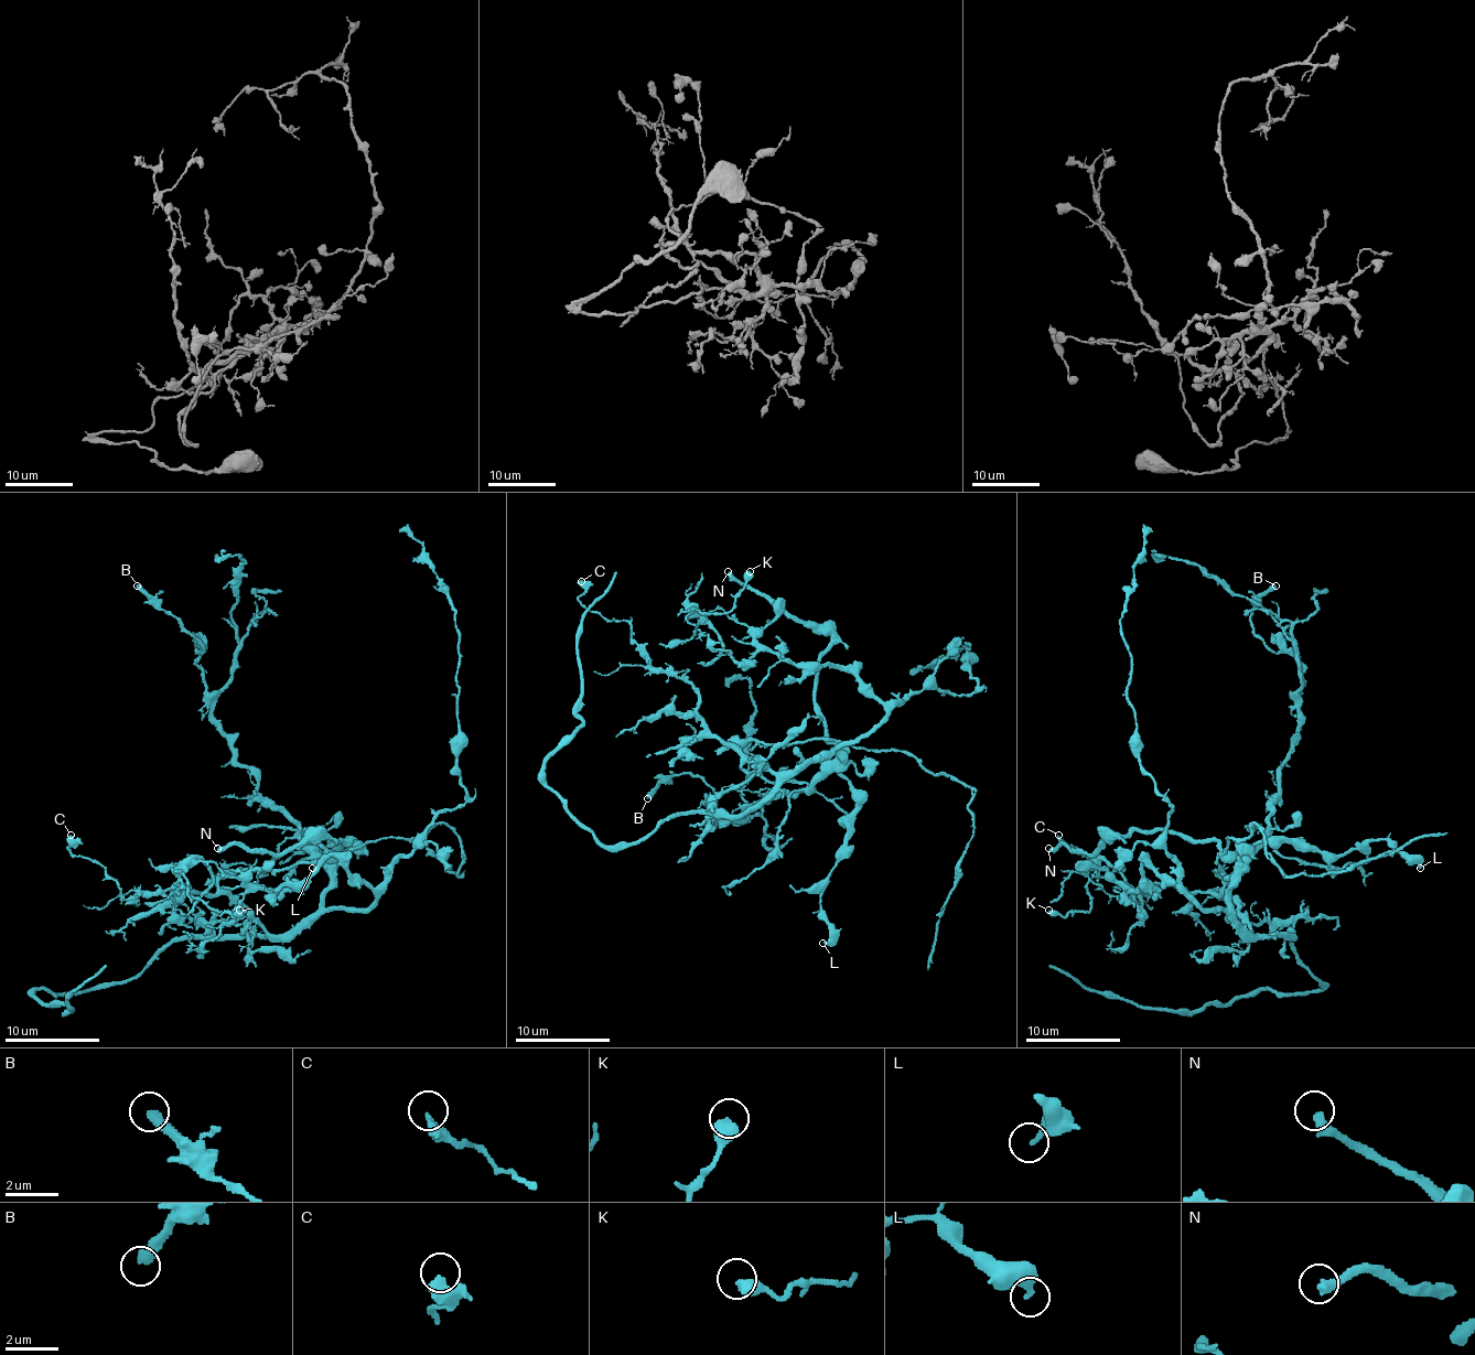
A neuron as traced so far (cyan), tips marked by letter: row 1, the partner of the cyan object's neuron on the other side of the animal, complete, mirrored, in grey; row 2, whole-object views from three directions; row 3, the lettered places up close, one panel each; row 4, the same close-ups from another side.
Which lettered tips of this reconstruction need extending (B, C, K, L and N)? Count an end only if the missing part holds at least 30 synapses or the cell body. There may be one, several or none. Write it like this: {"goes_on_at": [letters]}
{"goes_on_at": ["N"]}

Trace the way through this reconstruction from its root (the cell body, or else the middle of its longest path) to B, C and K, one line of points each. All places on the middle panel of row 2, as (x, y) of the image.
B: (801, 771), (839, 759), (806, 792), (775, 794), (717, 825), (713, 792), (688, 773), (669, 775), (647, 798)
C: (801, 771), (773, 775), (725, 746), (697, 713), (695, 689), (659, 673), (626, 621), (581, 604), (581, 581)
K: (801, 771), (859, 742), (886, 709), (844, 668), (795, 666), (721, 609), (690, 612), (728, 612), (750, 571)

